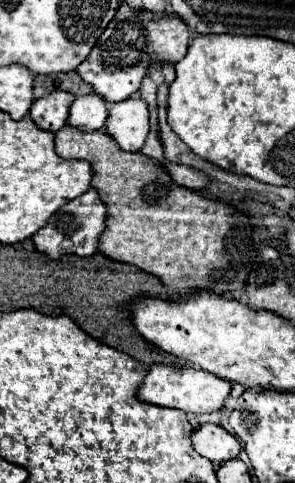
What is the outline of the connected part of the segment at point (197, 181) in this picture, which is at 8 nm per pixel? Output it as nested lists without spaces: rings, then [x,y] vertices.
[[[162,162],[162,166],[168,170],[170,178],[174,184],[184,186],[184,188],[204,188],[208,182],[208,176],[200,170],[188,168],[184,164],[174,164],[174,162]]]

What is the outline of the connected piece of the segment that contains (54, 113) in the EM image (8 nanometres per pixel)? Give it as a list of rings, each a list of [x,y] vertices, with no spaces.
[[[68,92],[46,94],[34,100],[34,104],[30,106],[30,118],[38,128],[58,132],[66,124],[72,102],[74,102],[74,96],[70,96]]]

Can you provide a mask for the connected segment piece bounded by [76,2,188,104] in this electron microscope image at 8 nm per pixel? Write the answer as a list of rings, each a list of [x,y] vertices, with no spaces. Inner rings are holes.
[[[126,2],[118,8],[114,20],[94,44],[90,56],[76,68],[76,72],[94,88],[94,94],[102,96],[106,102],[122,102],[140,90],[142,78],[150,64],[176,64],[186,56],[188,50],[188,26],[180,18],[166,16],[166,20],[156,18],[150,12],[136,12]]]

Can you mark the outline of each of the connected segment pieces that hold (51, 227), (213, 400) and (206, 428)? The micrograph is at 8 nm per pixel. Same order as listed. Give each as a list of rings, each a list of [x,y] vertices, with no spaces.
[[[88,190],[86,194],[70,200],[64,204],[34,236],[32,242],[38,252],[46,254],[48,258],[60,258],[64,254],[76,254],[76,256],[92,256],[98,246],[98,238],[104,230],[106,220],[106,206],[100,200],[98,192]]]
[[[152,364],[136,392],[138,400],[142,402],[178,408],[178,410],[192,412],[192,414],[210,414],[210,412],[220,410],[228,394],[230,394],[230,382],[220,380],[218,376],[210,372],[194,370],[194,368],[174,368],[166,364]]]
[[[196,424],[192,430],[194,450],[214,464],[236,458],[240,452],[240,442],[228,434],[220,424]]]

